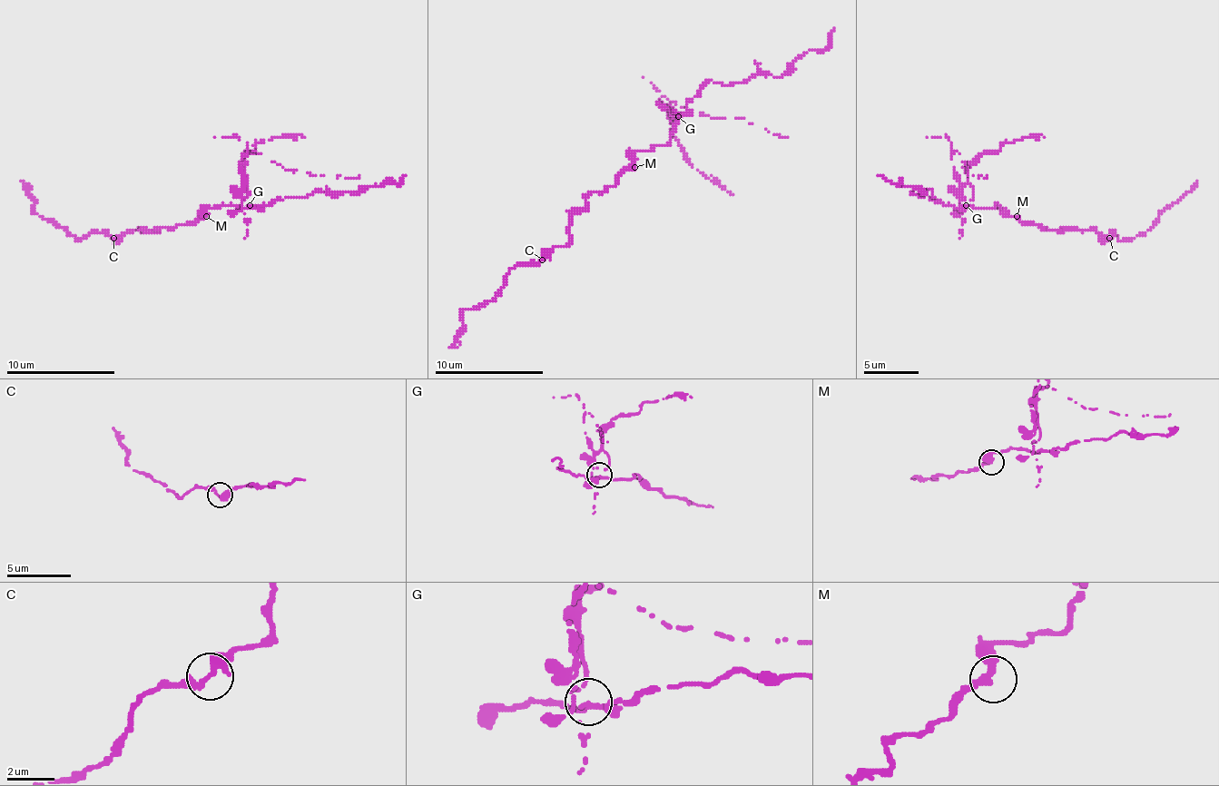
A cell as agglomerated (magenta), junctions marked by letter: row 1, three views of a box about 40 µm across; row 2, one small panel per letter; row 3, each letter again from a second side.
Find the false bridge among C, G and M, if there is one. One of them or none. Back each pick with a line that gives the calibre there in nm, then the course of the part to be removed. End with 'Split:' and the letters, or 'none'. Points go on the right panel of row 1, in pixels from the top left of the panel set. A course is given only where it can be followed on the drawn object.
G: 200 nm | (965, 205), (959, 205), (959, 178), (951, 156), (954, 151), (968, 170), (968, 175), (987, 175)
Split: G

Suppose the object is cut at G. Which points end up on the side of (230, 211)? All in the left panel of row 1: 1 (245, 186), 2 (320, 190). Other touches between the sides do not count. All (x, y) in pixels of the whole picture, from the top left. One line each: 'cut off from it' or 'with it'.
1: with it
2: cut off from it

